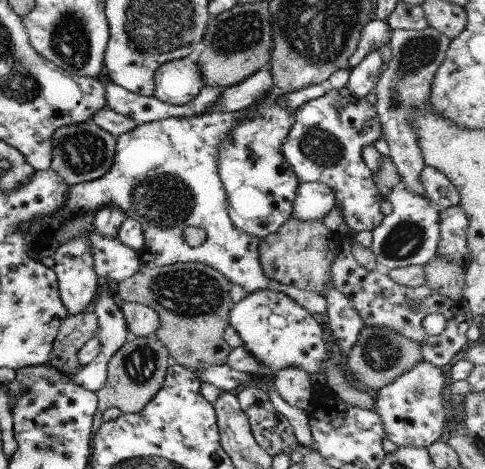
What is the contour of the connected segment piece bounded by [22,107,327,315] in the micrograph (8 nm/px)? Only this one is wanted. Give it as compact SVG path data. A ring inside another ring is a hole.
M246 107L239 111L212 111L199 117L181 119L170 117L137 126L133 131L116 139L115 159L112 168L104 176L93 181L69 185L63 205L47 219L36 221L33 225L24 223L23 232L33 239L36 239L40 233L56 234L61 224L71 217L82 213L95 213L102 207L111 205L121 209L126 217L133 218L142 225L144 246L138 252L142 264L149 267L163 267L174 263L204 263L219 270L232 284L240 284L248 293L260 289L272 289L291 296L293 301L304 307L311 315L325 314L327 302L322 294L269 279L264 274L259 261L259 246L263 239L241 231L230 220L227 192L223 188L219 175L217 154L224 137L252 114L253 110ZM188 227L196 227L207 232L206 244L191 247L184 240L184 230Z

